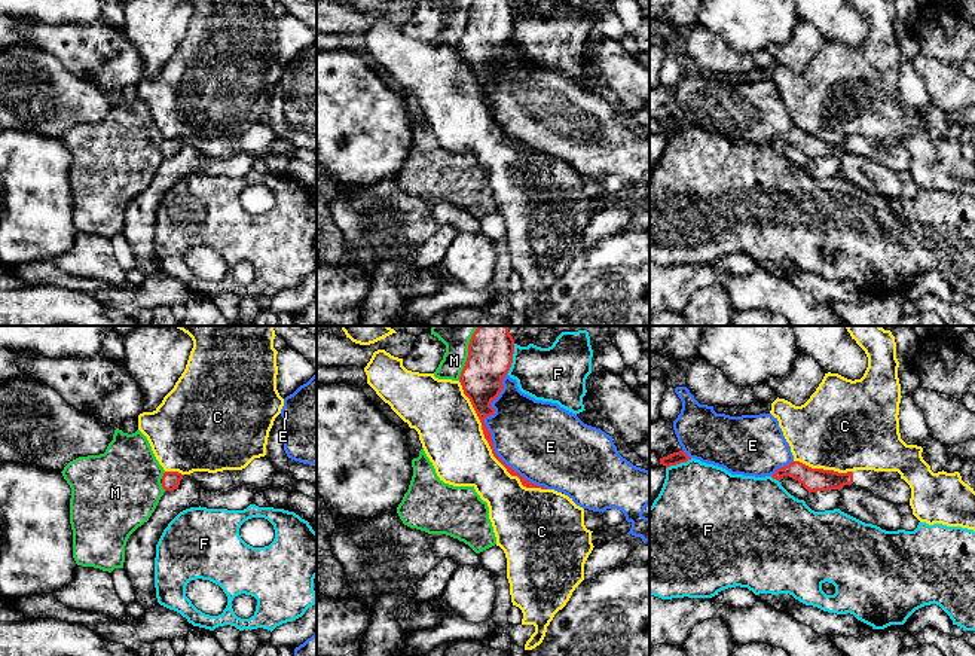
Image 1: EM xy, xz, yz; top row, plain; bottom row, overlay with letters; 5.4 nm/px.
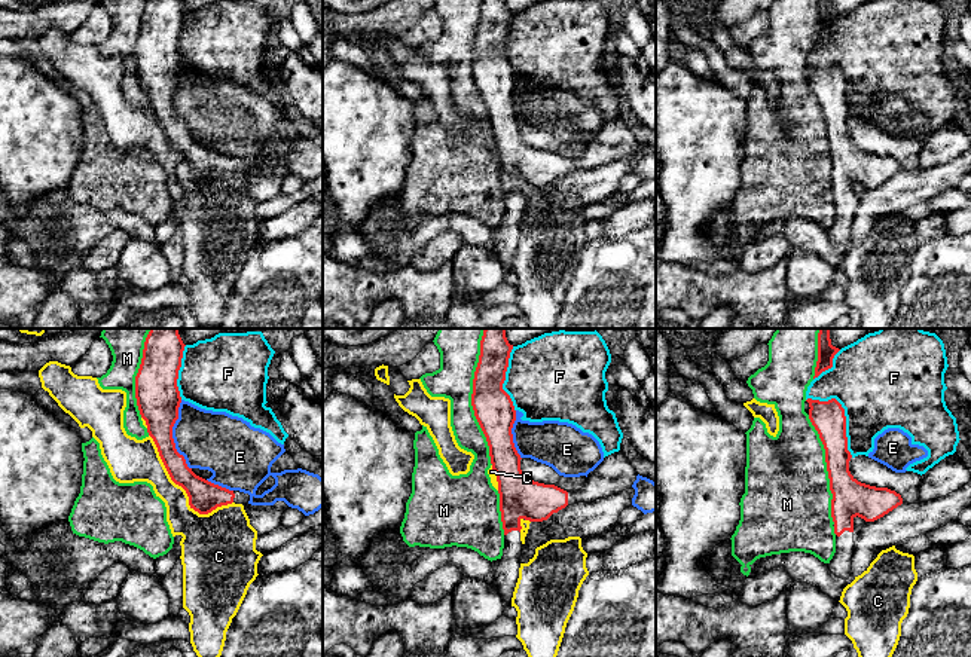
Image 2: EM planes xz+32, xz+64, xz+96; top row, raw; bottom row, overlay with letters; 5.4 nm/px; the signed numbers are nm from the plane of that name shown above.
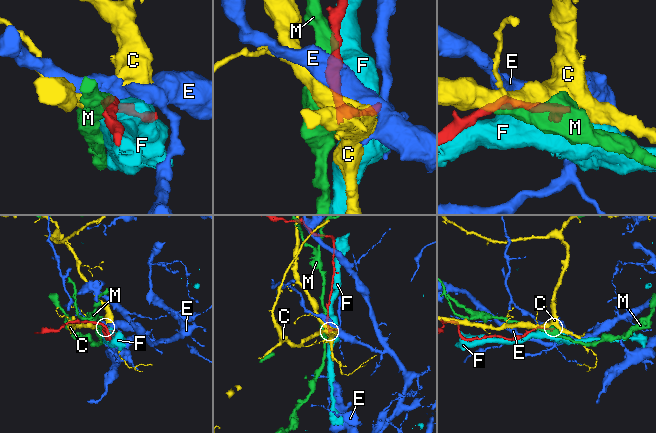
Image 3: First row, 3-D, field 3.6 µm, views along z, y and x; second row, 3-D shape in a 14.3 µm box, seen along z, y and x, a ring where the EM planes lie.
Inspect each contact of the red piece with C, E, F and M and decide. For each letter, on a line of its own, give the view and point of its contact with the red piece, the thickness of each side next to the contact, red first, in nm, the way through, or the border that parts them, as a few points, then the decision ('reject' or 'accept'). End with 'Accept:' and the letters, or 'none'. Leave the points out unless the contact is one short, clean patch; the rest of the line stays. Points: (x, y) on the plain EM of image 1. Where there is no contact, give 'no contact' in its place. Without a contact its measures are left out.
C: contact xz (489, 112); calibres 110 and 340 nm; reject
E: contact xz (491, 104); calibres 140 and 420 nm; reject
F: contact xz (512, 26); calibres 240 and 300 nm; reject
M: contact xz (467, 24); calibres 240 and 130 nm; reject
Accept: none

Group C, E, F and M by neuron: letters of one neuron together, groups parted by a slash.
C / E / F / M

